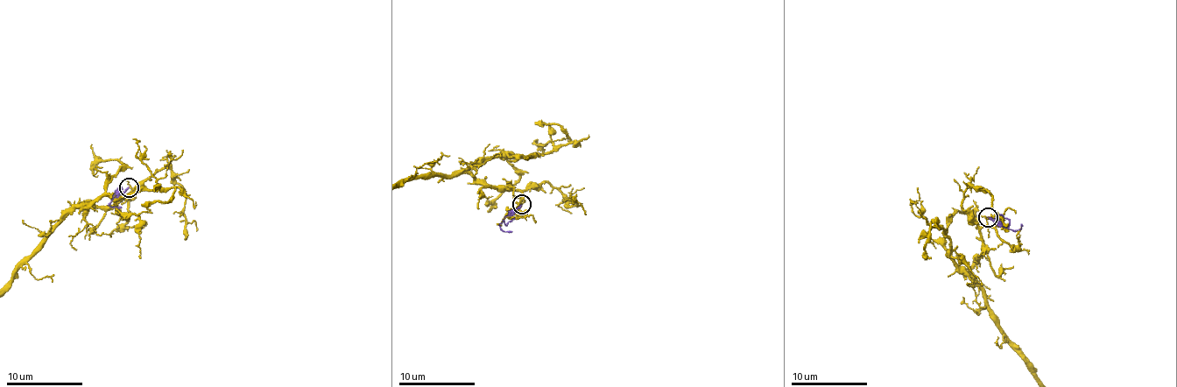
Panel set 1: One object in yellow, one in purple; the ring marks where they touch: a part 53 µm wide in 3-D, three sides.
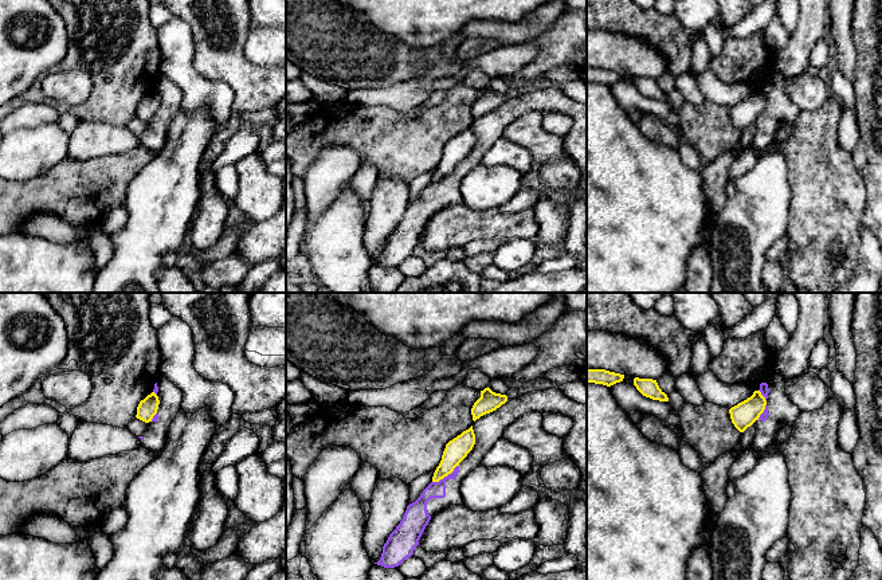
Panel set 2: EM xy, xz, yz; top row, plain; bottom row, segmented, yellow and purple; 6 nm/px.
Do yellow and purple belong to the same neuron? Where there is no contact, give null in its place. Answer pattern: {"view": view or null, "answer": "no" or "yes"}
{"view": "xz", "answer": "no"}

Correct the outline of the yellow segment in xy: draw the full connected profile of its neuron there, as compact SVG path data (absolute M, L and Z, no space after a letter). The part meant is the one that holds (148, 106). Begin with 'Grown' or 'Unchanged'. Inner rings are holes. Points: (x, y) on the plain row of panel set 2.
Unchanged. M152 91L144 99L140 101L136 117L145 122L152 121L153 115L157 113L158 103L158 95Z

